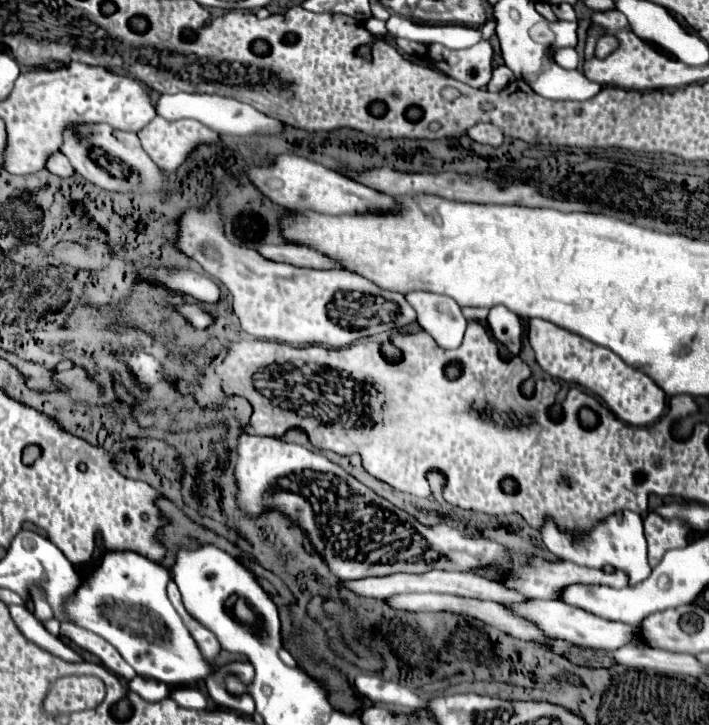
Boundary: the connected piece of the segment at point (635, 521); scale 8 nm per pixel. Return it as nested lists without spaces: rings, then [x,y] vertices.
[[[630,510],[620,512],[618,516],[606,518],[606,522],[602,522],[602,526],[596,526],[596,530],[592,530],[588,536],[572,538],[570,534],[562,534],[552,522],[546,522],[540,532],[542,532],[544,544],[556,558],[566,558],[570,562],[576,562],[578,566],[598,568],[598,570],[612,566],[614,570],[622,570],[628,574],[630,586],[640,584],[652,572],[652,566],[648,562],[648,546],[642,518]]]

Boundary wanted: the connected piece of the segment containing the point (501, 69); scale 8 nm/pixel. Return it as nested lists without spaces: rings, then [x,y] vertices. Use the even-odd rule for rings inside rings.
[[[498,66],[498,68],[494,68],[492,80],[490,80],[490,84],[488,84],[488,90],[490,90],[490,92],[500,92],[500,90],[504,90],[510,82],[514,82],[514,74],[512,74],[506,66]]]

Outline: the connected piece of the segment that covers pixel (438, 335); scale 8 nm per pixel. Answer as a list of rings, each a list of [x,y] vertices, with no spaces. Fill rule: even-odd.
[[[430,292],[408,294],[406,300],[418,314],[418,324],[442,346],[458,348],[468,320],[464,318],[460,306],[448,298]]]

